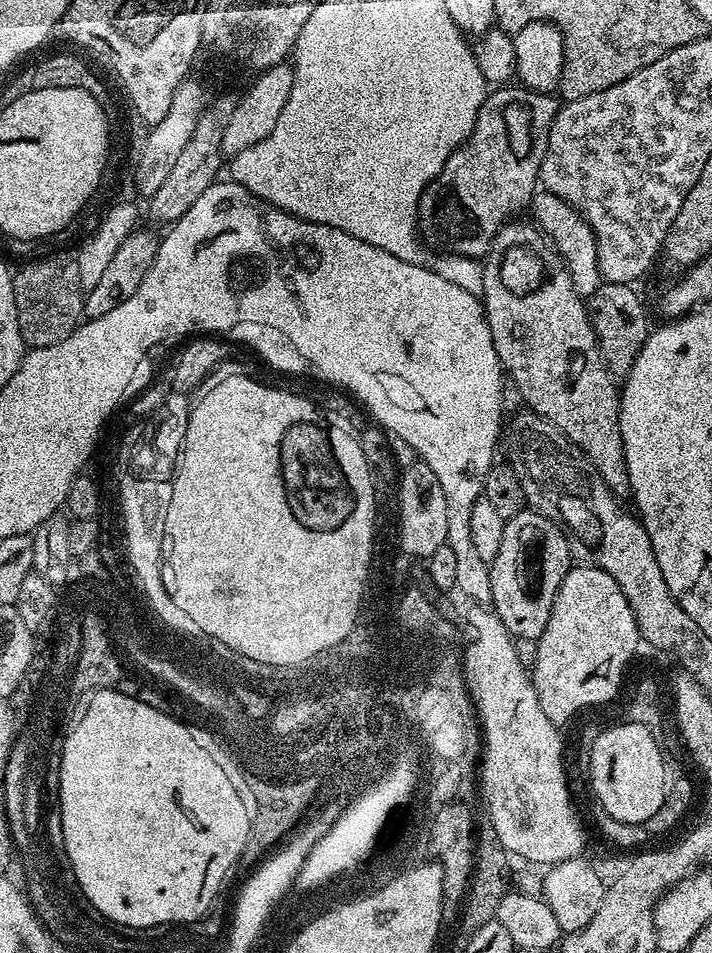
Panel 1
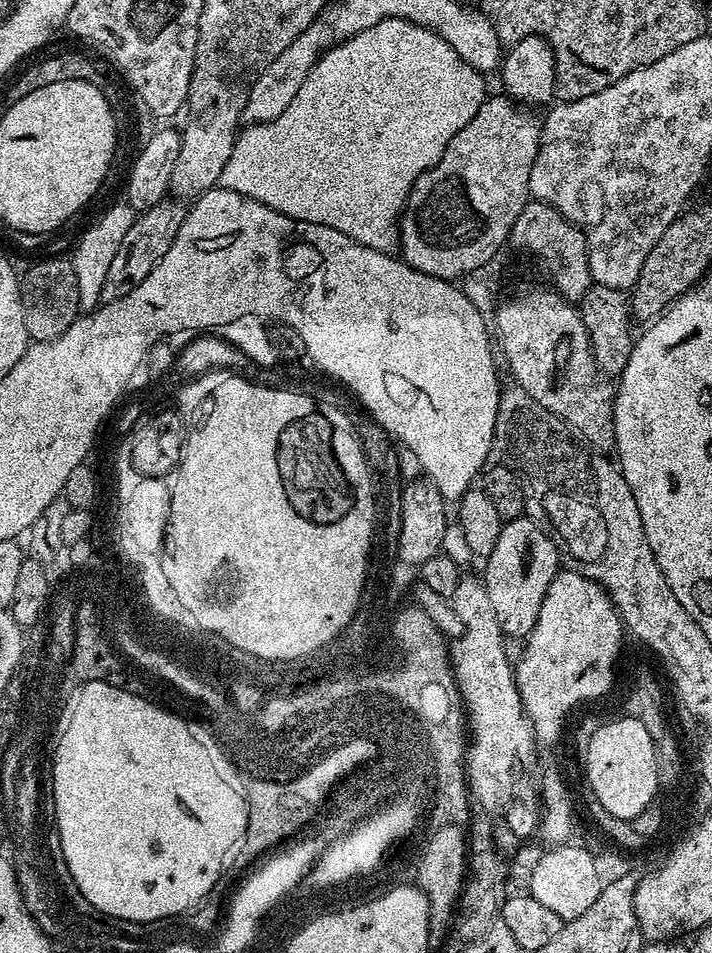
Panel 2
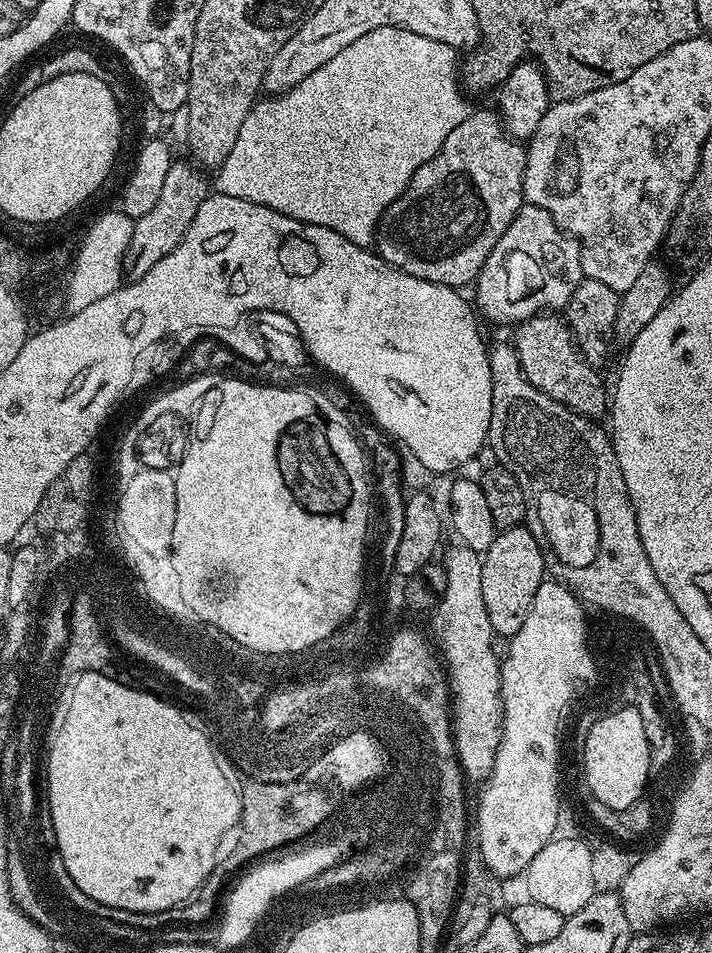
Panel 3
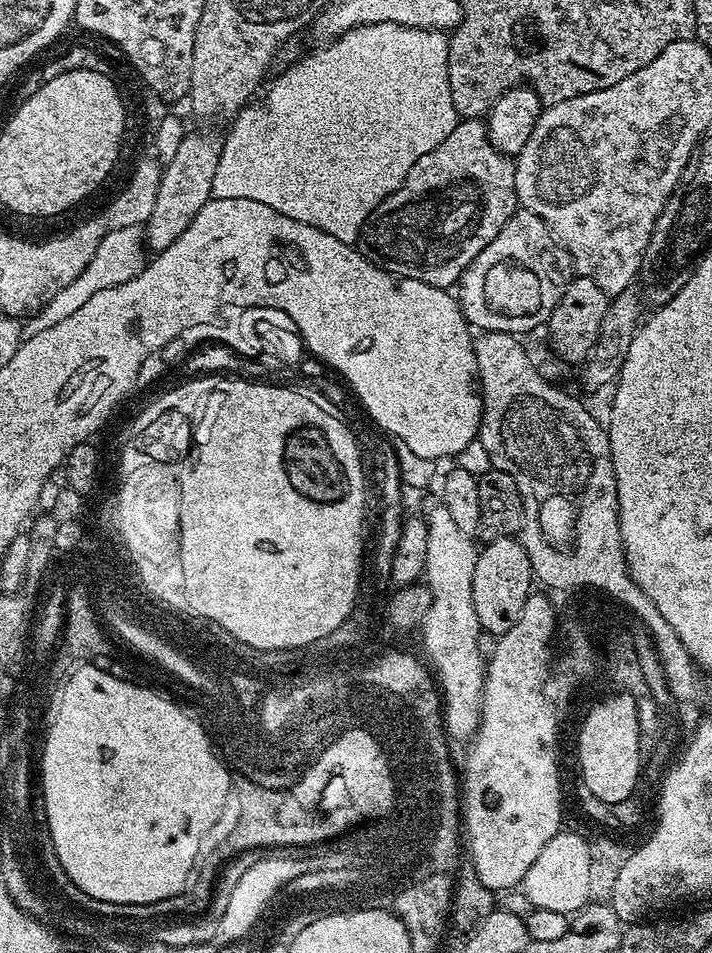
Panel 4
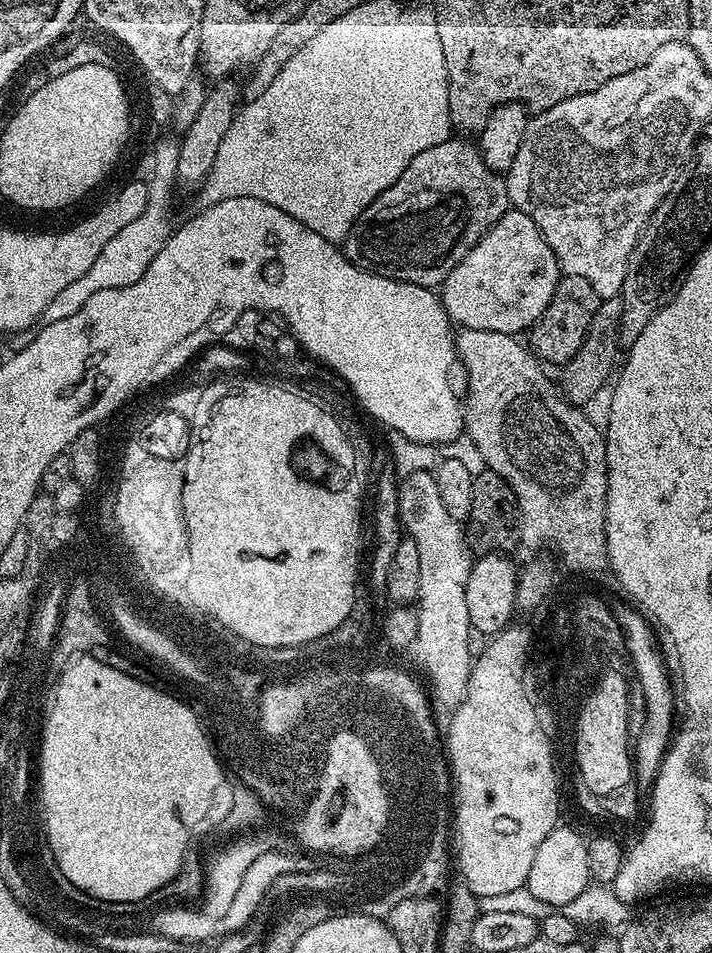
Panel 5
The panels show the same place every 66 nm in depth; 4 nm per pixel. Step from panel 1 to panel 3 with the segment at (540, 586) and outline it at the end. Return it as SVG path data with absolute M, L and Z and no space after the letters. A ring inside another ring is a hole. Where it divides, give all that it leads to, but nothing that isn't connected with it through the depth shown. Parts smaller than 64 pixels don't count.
M517 526L514 528L505 528L494 538L490 550L482 553L482 602L486 604L486 618L490 618L490 626L495 634L510 638L518 634L518 629L522 627L522 622L526 619L526 613L530 611L530 602L534 602L534 593L538 591L538 586L546 578L546 552L535 534L527 526Z

